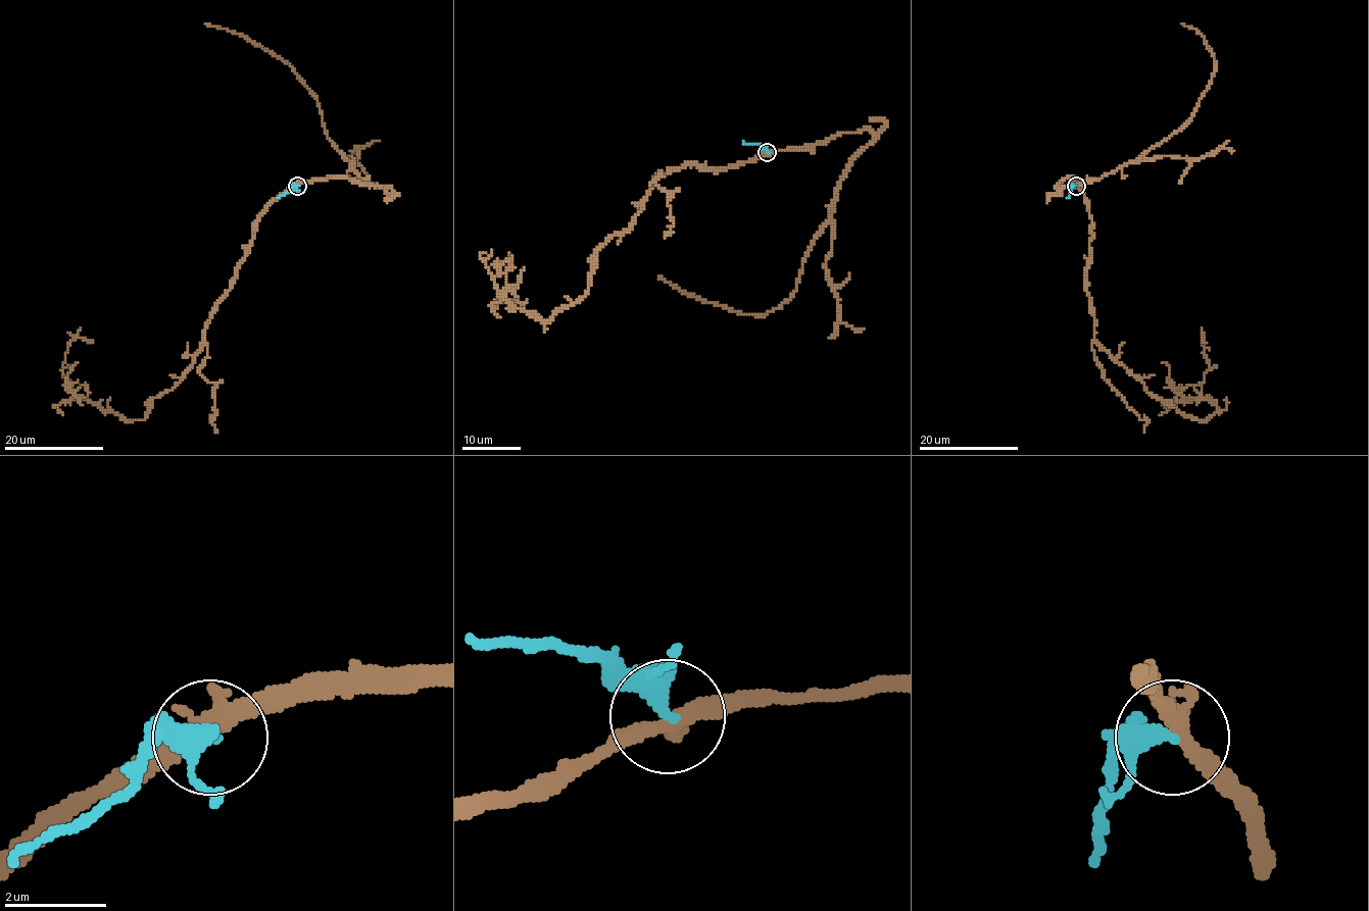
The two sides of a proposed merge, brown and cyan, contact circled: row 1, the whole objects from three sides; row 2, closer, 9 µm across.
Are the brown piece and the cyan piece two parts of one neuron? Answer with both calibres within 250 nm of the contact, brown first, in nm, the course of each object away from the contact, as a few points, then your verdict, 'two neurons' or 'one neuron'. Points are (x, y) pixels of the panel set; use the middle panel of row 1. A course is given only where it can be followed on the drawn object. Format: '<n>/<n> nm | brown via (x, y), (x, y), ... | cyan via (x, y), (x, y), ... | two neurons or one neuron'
360/300 nm | brown via (768, 152), (659, 172), (634, 222), (596, 252), (576, 301), (546, 320), (490, 306), (527, 300) | cyan via (768, 152), (761, 145), (744, 142) | two neurons

